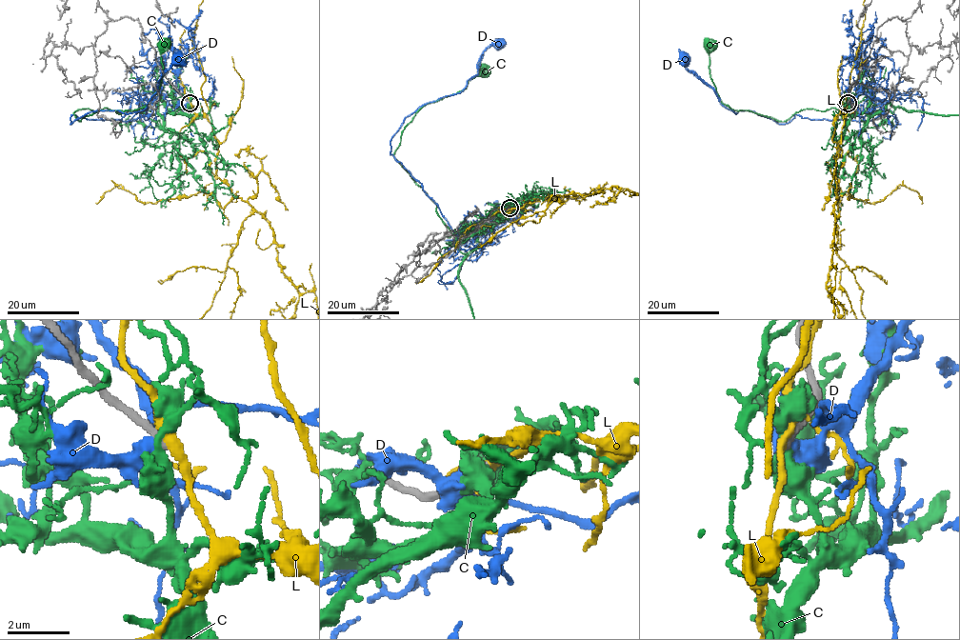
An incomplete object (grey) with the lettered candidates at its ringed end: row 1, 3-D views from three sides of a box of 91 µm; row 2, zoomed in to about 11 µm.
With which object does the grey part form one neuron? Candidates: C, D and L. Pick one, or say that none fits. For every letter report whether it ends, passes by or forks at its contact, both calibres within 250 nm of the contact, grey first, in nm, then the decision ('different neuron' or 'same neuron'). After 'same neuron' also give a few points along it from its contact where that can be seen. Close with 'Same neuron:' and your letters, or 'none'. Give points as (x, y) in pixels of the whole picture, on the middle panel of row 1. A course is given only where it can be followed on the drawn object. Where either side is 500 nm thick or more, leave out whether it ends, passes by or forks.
C: it forks | 260/320 nm | different neuron
D: 280/500 nm | different neuron
L: it forks | 280/240 nm | different neuron
Same neuron: none

